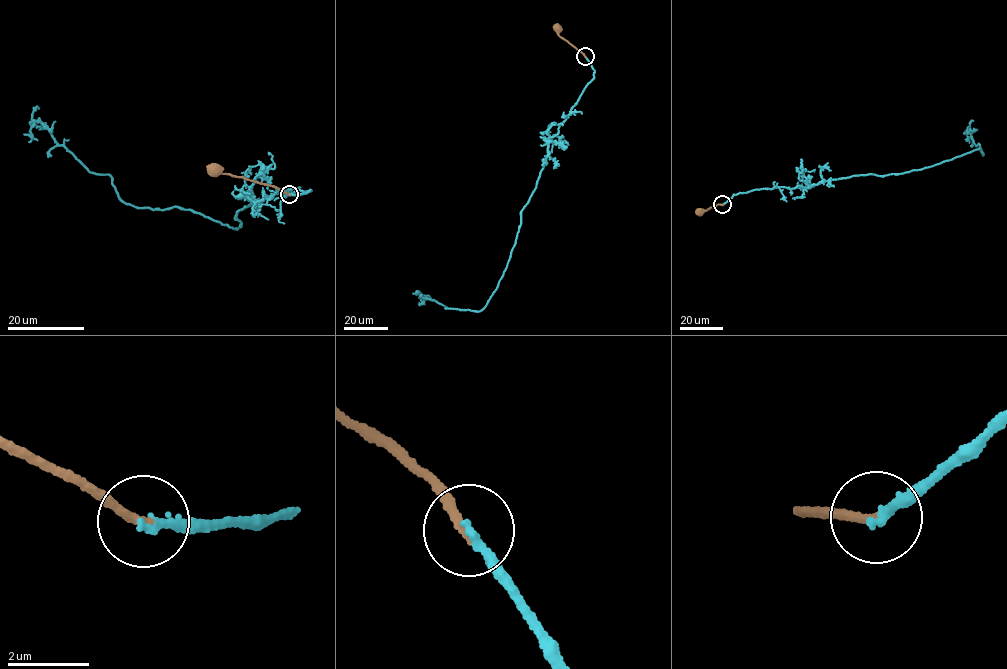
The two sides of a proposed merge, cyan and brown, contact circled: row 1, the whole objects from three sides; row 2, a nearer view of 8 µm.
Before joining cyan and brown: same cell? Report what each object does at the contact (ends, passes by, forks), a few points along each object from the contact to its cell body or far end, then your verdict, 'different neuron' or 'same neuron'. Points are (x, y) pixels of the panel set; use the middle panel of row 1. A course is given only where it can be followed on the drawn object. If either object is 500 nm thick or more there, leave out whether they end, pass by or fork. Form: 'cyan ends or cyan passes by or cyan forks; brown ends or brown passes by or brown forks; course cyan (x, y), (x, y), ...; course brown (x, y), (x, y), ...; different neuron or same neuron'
cyan ends; brown ends; course cyan (585, 56), (593, 77), (549, 140), (508, 263), (485, 307), (447, 308), (420, 295), (424, 305); course brown (585, 56), (558, 34), (556, 28); same neuron

